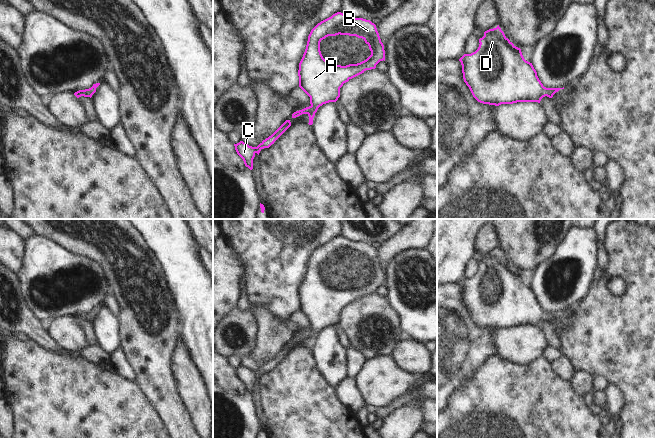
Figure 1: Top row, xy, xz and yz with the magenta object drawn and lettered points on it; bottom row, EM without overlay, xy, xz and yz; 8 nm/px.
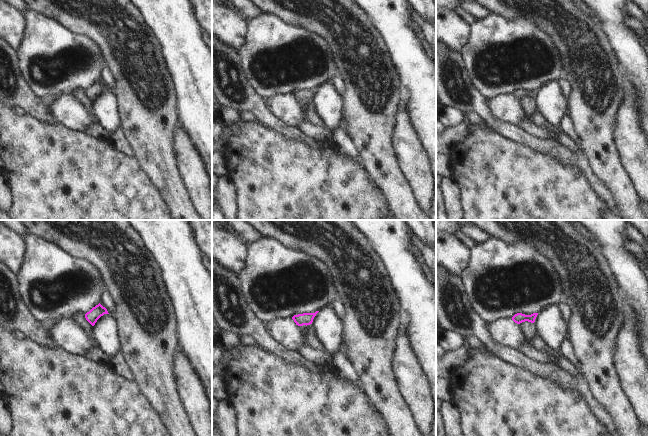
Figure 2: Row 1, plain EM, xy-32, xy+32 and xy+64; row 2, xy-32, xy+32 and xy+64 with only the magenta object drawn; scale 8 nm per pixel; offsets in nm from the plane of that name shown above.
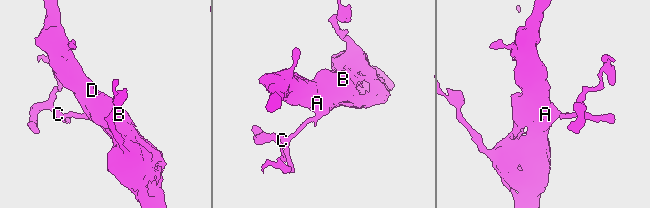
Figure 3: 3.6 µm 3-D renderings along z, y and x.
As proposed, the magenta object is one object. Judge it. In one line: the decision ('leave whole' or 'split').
leave whole

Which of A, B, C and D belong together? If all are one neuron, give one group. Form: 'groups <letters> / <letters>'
groups A B C D

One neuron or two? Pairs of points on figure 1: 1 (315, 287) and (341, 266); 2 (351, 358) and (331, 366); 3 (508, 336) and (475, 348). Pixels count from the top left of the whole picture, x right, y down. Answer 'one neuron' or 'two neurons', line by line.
1: one neuron
2: two neurons
3: two neurons

